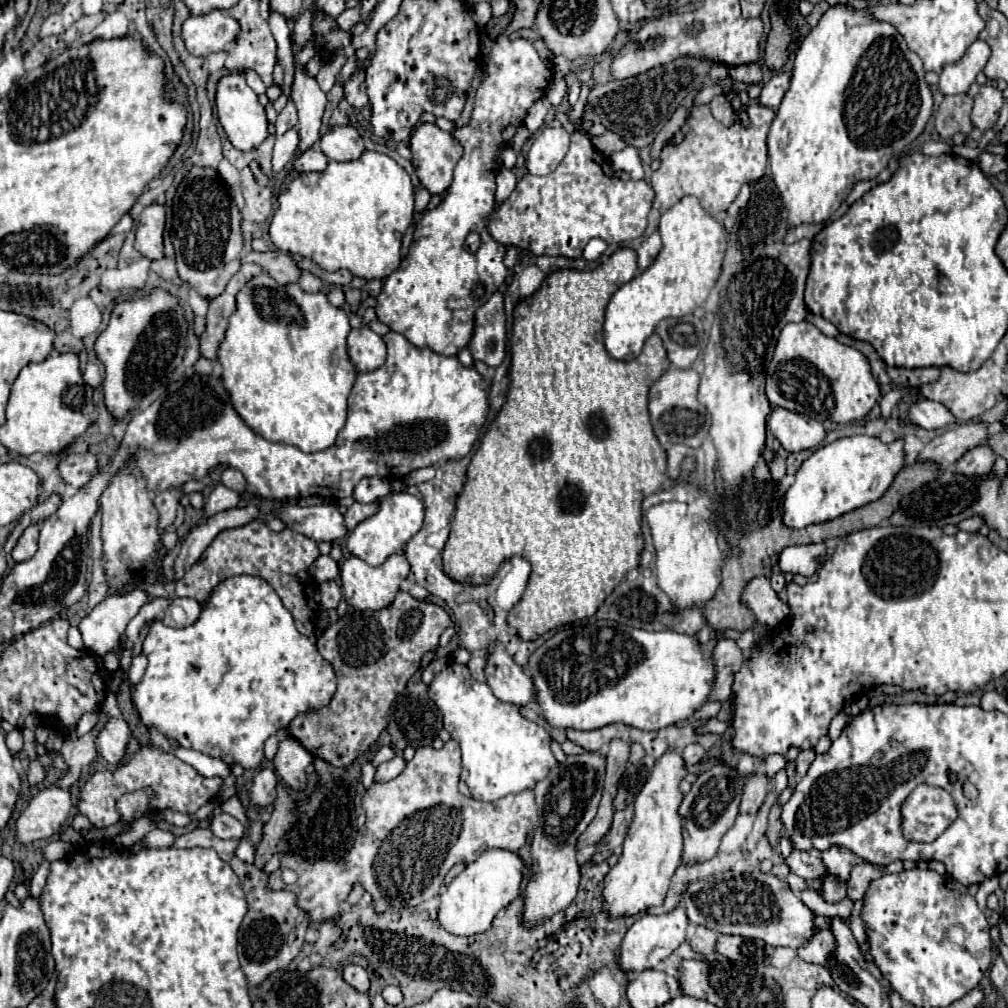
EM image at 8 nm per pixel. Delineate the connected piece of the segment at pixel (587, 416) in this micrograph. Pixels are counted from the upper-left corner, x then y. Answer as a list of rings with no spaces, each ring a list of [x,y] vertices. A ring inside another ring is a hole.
[[[622,247],[614,255],[610,255],[610,259],[594,271],[558,269],[558,271],[548,273],[544,283],[540,285],[540,289],[536,293],[532,293],[530,297],[520,299],[516,303],[514,327],[512,327],[512,339],[510,339],[510,343],[512,343],[512,349],[510,349],[512,365],[510,365],[510,385],[508,385],[508,393],[506,393],[506,403],[504,403],[502,411],[498,413],[498,417],[488,427],[486,435],[482,437],[480,447],[468,465],[466,483],[462,487],[462,493],[456,499],[456,513],[454,513],[454,521],[450,525],[450,537],[448,537],[444,553],[442,553],[444,573],[450,579],[460,581],[460,583],[484,585],[484,583],[490,583],[490,579],[494,577],[494,573],[498,571],[498,567],[506,559],[510,559],[514,555],[528,559],[532,565],[528,587],[526,587],[520,603],[516,603],[508,613],[508,625],[514,627],[518,631],[518,637],[524,641],[534,641],[554,627],[572,623],[576,619],[592,617],[598,611],[598,607],[604,603],[608,593],[612,593],[612,589],[624,579],[624,575],[630,569],[636,569],[640,563],[640,553],[644,547],[644,537],[640,531],[640,519],[642,519],[640,503],[642,503],[642,499],[646,495],[652,495],[652,493],[662,491],[662,489],[672,485],[672,481],[666,475],[666,451],[658,443],[658,439],[652,431],[652,425],[650,425],[650,417],[648,417],[648,389],[650,389],[652,381],[656,381],[656,377],[660,377],[660,373],[664,373],[670,367],[670,361],[666,357],[666,349],[662,347],[662,341],[656,333],[652,333],[646,339],[646,347],[642,349],[642,353],[634,361],[616,361],[606,353],[606,349],[602,345],[604,309],[606,309],[612,293],[620,285],[624,285],[632,277],[636,277],[636,273],[638,273],[636,253],[628,247]]]

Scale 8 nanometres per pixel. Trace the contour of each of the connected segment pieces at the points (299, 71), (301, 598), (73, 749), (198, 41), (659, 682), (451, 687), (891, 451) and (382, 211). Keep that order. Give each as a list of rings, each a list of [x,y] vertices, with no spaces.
[[[296,67],[294,71],[290,101],[296,105],[298,111],[298,151],[306,151],[320,139],[322,115],[326,107],[326,93],[320,89],[318,81],[312,75],[308,75],[306,67]]]
[[[250,521],[242,527],[224,529],[220,531],[212,543],[206,547],[198,563],[194,563],[182,581],[176,583],[176,595],[178,597],[192,597],[198,603],[204,603],[208,597],[208,591],[216,587],[220,581],[236,575],[254,575],[268,581],[278,597],[282,599],[284,607],[292,613],[296,621],[296,629],[306,635],[314,637],[314,617],[318,613],[318,603],[314,599],[316,595],[316,581],[312,575],[308,575],[308,567],[314,563],[314,559],[320,555],[316,541],[292,533],[292,531],[270,531],[264,521]]]
[[[96,723],[96,727],[90,731],[90,735],[84,735],[84,737],[78,737],[76,741],[70,741],[66,739],[64,745],[62,745],[62,757],[68,765],[68,769],[62,773],[62,777],[54,783],[56,787],[62,787],[62,789],[68,789],[72,787],[78,779],[80,779],[80,773],[84,767],[88,767],[94,759],[96,759],[96,729],[100,729],[100,723]]]
[[[214,9],[204,15],[190,15],[182,25],[182,39],[188,53],[206,57],[224,49],[228,41],[236,39],[238,21],[228,17],[226,11]]]
[[[600,619],[600,621],[594,621],[594,623],[586,623],[582,627],[580,627],[580,623],[576,623],[576,625],[568,625],[568,627],[560,629],[558,633],[554,633],[544,645],[540,645],[530,655],[528,671],[530,671],[530,677],[532,677],[534,689],[536,689],[534,701],[540,705],[544,719],[554,727],[564,727],[564,729],[568,729],[568,727],[570,729],[598,729],[598,727],[604,727],[604,725],[610,725],[610,723],[626,723],[626,725],[632,725],[632,727],[644,729],[644,731],[664,729],[664,727],[670,727],[670,725],[674,725],[682,719],[688,719],[696,709],[700,709],[706,703],[708,693],[712,689],[712,681],[714,681],[712,659],[704,657],[700,653],[700,643],[694,637],[682,635],[682,633],[676,633],[676,631],[644,631],[644,629],[628,627],[628,625],[622,625],[618,621],[610,621],[610,619]]]
[[[450,663],[442,669],[430,685],[430,697],[444,715],[444,727],[462,749],[460,777],[474,799],[496,801],[510,793],[534,789],[556,765],[546,729],[524,719],[516,705],[496,699],[486,683],[472,679],[466,665]]]
[[[870,435],[842,437],[816,449],[798,469],[794,485],[784,497],[784,523],[792,529],[836,519],[852,509],[880,499],[894,475],[904,467],[904,439],[882,443]]]
[[[364,151],[348,163],[328,163],[324,171],[300,173],[286,191],[278,193],[278,209],[270,223],[270,241],[286,253],[314,259],[326,271],[348,269],[356,277],[384,279],[400,267],[402,237],[414,215],[411,178],[394,159],[378,151]]]

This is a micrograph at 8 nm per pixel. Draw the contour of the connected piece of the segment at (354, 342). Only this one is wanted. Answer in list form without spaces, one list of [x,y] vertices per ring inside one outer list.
[[[370,327],[352,329],[348,339],[348,357],[358,373],[366,373],[378,369],[386,361],[386,345],[380,335],[376,335]]]

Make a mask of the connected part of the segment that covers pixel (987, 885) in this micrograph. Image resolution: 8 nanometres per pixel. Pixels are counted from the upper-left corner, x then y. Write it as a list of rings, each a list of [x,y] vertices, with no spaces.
[[[998,876],[986,878],[982,883],[979,884],[978,892],[975,895],[975,899],[980,909],[983,910],[987,907],[986,901],[988,895],[993,893],[998,887]]]

